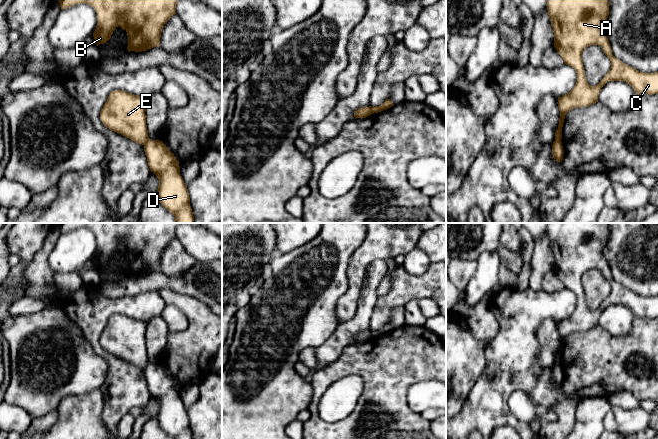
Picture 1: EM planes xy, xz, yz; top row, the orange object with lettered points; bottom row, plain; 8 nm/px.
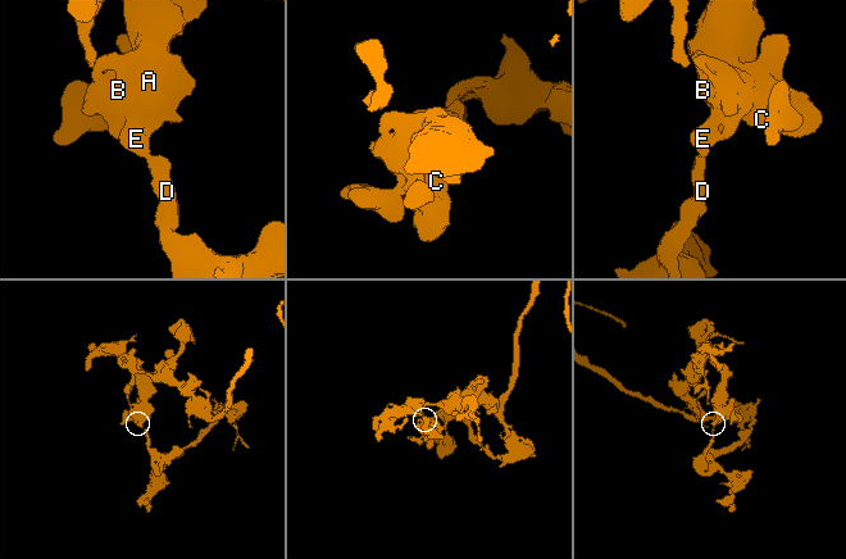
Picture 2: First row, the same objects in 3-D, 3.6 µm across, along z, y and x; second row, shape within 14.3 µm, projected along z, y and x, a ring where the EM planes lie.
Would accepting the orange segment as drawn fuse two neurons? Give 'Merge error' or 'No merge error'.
Merge error

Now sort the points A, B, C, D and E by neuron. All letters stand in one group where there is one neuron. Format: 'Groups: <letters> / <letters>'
Groups: A B C E / D

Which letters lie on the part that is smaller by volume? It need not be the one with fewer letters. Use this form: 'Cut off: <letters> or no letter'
Cut off: A, B, C, E

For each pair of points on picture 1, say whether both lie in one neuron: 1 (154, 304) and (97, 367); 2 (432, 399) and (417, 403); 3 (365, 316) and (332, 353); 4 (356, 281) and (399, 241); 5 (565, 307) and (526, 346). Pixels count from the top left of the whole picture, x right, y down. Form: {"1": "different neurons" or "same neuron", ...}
{"1": "different neurons", "2": "same neuron", "3": "same neuron", "4": "same neuron", "5": "same neuron"}

